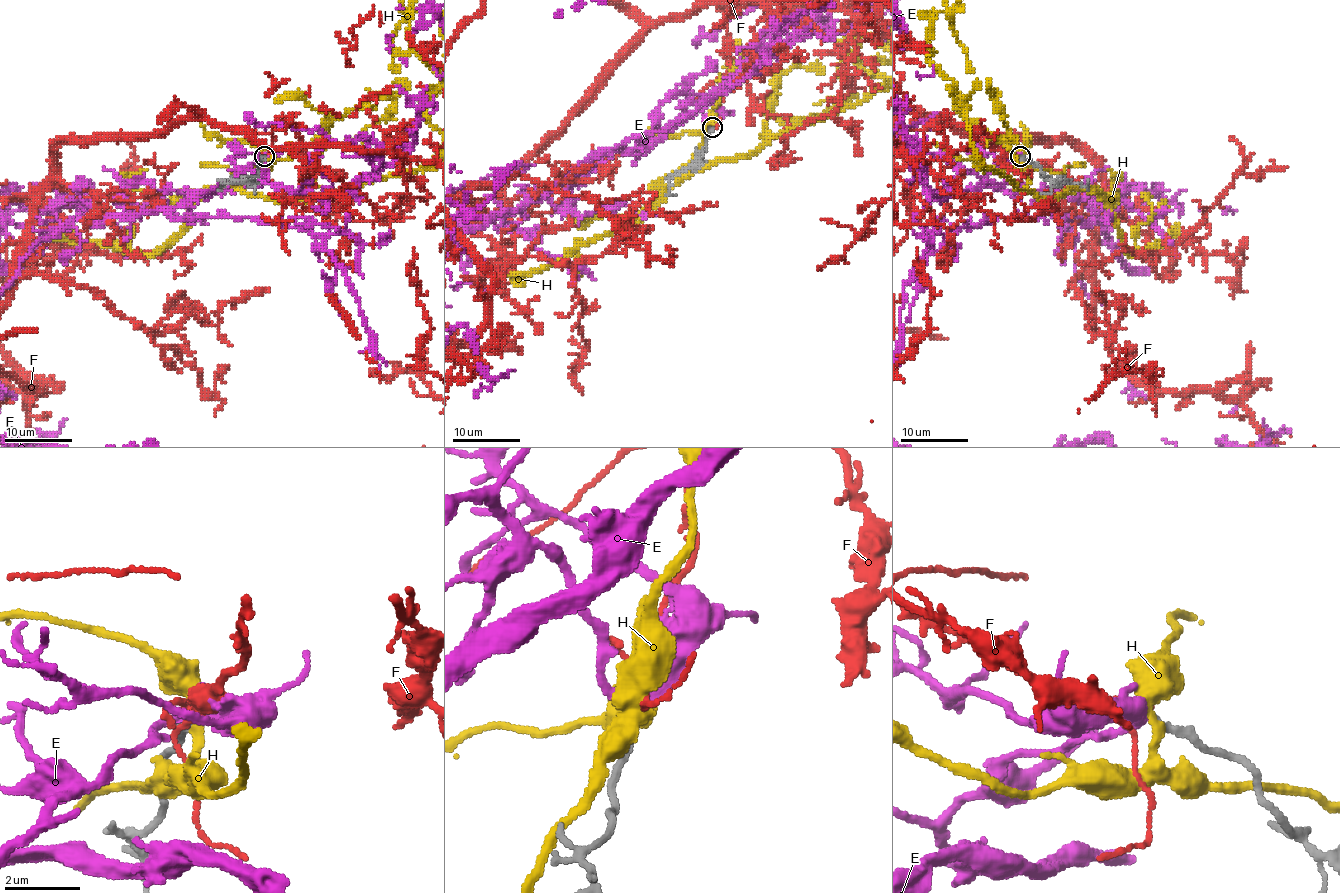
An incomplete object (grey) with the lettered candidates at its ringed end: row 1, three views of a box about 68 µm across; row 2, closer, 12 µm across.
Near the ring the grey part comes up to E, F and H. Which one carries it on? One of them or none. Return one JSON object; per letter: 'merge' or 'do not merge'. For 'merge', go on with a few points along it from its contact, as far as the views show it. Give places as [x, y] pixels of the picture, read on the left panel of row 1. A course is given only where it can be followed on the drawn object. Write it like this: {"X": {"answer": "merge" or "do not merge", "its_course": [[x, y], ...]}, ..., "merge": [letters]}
{"E": {"answer": "merge"}, "F": {"answer": "do not merge"}, "H": {"answer": "do not merge"}, "merge": ["E"]}

